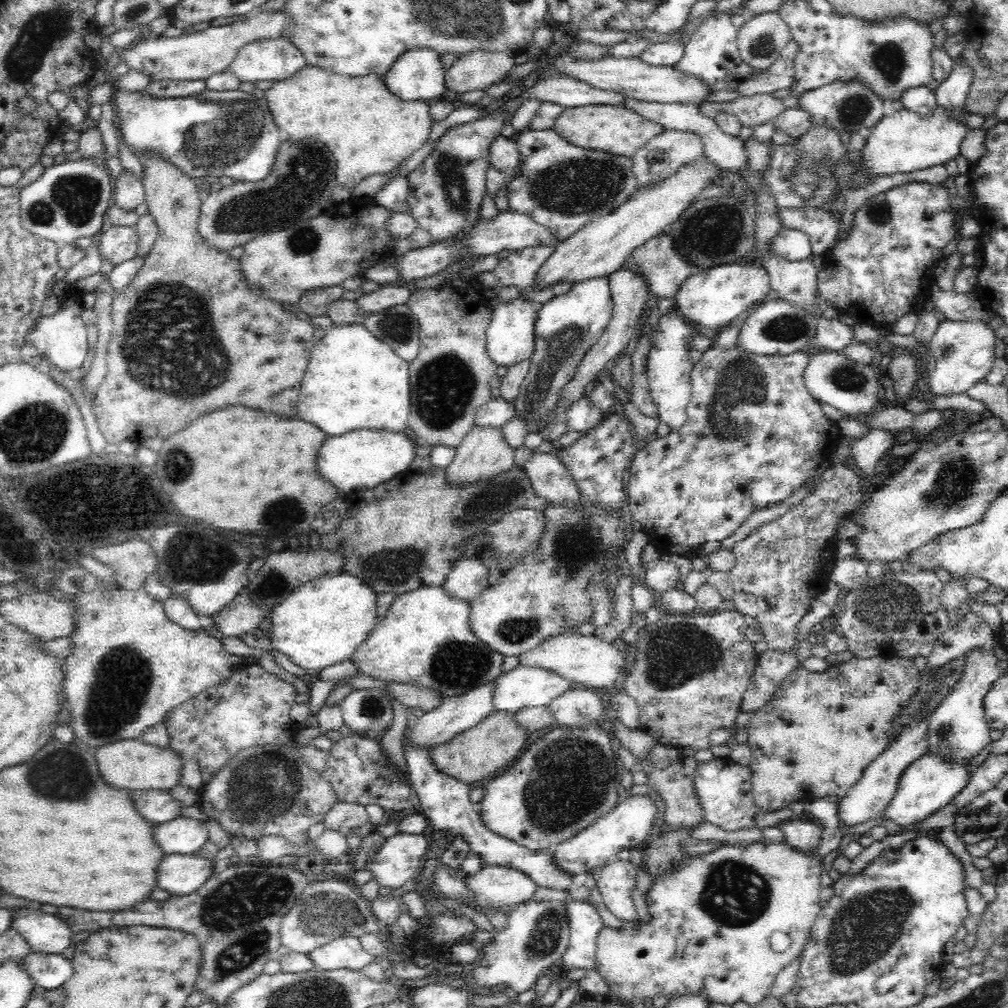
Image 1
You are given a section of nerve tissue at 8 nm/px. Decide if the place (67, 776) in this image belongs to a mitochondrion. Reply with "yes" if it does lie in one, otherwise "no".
yes

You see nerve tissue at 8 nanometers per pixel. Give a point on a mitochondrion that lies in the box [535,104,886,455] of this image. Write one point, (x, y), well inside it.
(741, 380)

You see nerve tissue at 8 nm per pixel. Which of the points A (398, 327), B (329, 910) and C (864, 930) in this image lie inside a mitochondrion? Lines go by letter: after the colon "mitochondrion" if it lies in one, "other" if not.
A: mitochondrion
B: mitochondrion
C: mitochondrion

